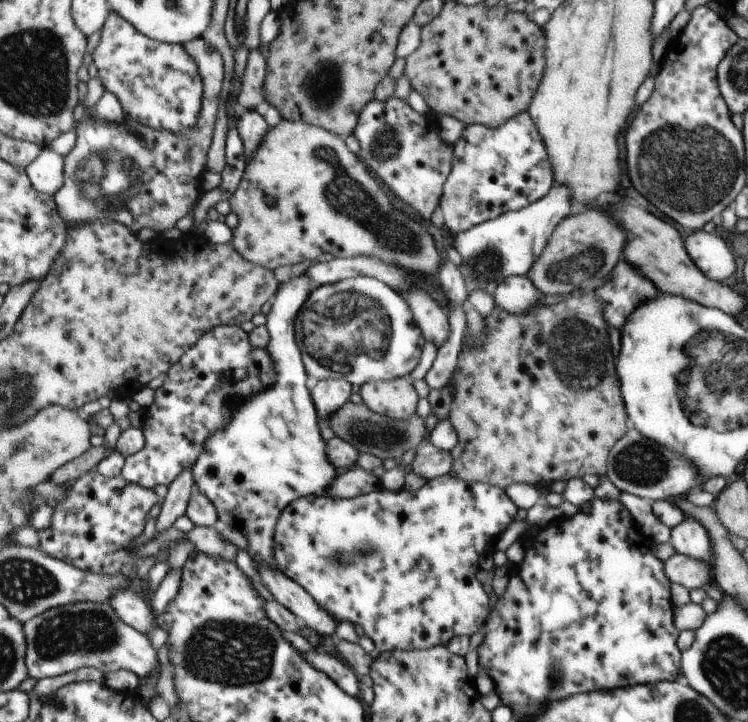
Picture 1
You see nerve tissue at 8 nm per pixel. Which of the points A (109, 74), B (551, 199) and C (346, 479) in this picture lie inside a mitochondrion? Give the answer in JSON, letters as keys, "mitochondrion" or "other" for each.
{"A":"other","B":"other","C":"other"}

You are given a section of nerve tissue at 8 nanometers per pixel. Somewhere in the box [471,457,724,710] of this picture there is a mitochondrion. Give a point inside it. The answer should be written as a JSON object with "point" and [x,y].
{"point":[556,679]}

